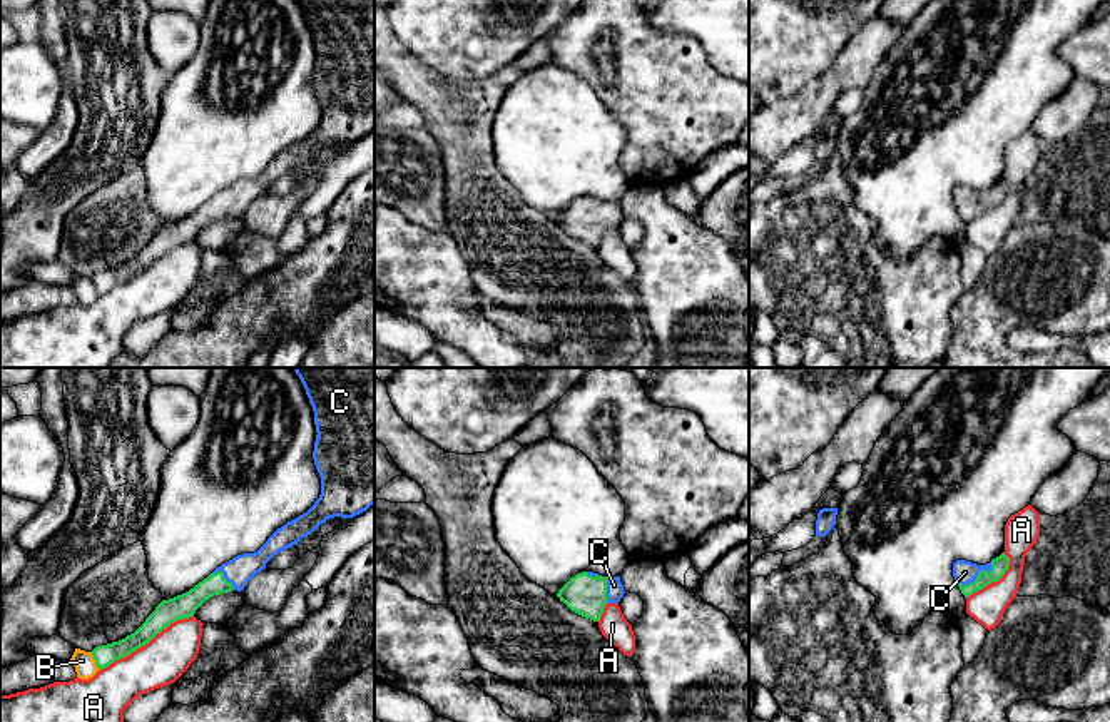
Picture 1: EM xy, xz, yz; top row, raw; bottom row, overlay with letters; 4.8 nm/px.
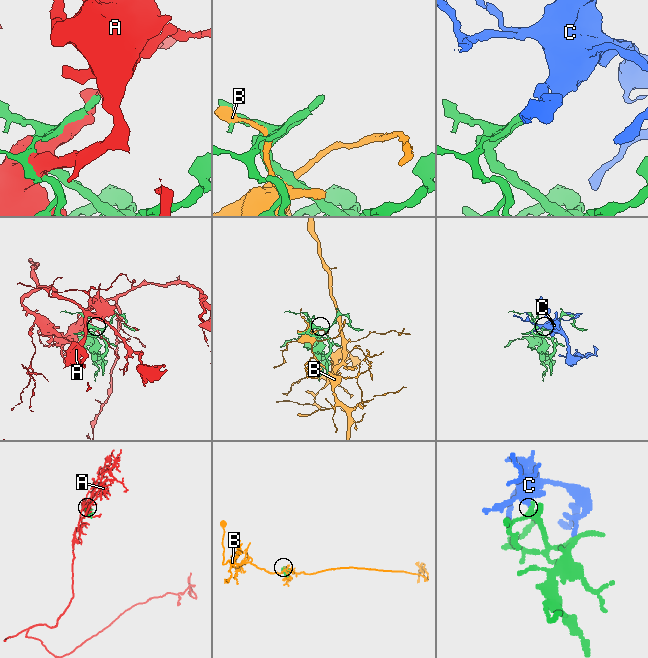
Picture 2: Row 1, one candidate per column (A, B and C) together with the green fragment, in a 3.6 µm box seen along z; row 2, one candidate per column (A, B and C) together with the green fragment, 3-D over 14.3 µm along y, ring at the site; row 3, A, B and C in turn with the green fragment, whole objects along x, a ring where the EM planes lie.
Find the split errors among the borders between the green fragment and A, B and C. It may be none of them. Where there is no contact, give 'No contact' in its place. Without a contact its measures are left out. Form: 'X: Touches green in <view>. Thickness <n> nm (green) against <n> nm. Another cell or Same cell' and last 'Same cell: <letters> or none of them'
A: Touches green in xy. Thickness 120 nm (green) against 220 nm. Another cell
B: Touches green in xy. Thickness 100 nm (green) against 100 nm. Another cell
C: Touches green in yz. Thickness 80 nm (green) against 110 nm. Same cell
Same cell: C

